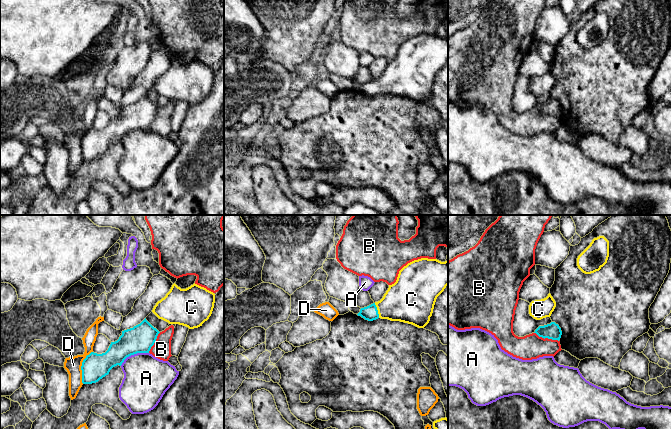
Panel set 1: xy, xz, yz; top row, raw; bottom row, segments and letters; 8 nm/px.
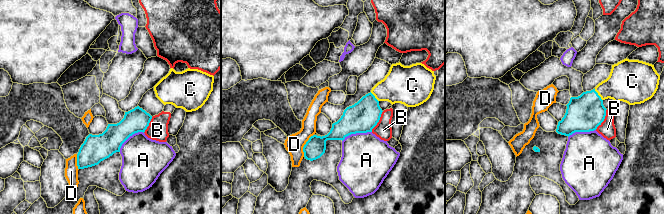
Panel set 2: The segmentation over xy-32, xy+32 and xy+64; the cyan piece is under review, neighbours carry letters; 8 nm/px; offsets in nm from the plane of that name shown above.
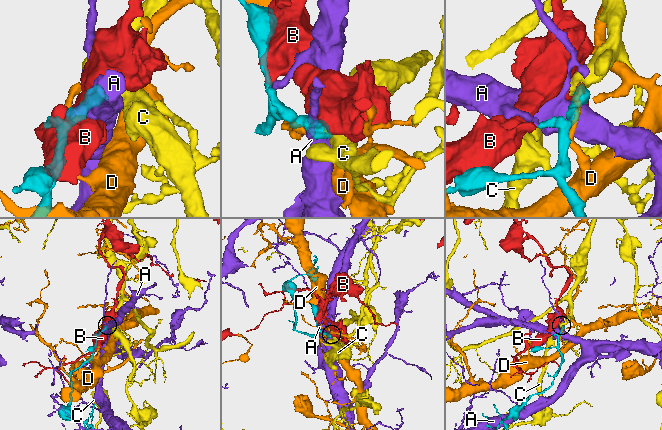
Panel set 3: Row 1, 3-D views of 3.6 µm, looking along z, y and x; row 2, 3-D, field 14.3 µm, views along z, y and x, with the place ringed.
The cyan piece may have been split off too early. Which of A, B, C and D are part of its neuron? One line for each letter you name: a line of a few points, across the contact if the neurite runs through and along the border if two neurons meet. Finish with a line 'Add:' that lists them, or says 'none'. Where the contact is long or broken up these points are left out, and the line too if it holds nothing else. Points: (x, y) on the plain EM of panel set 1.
C: line xz (370, 89), (377, 86), (394, 82), (406, 76)
Add: C

